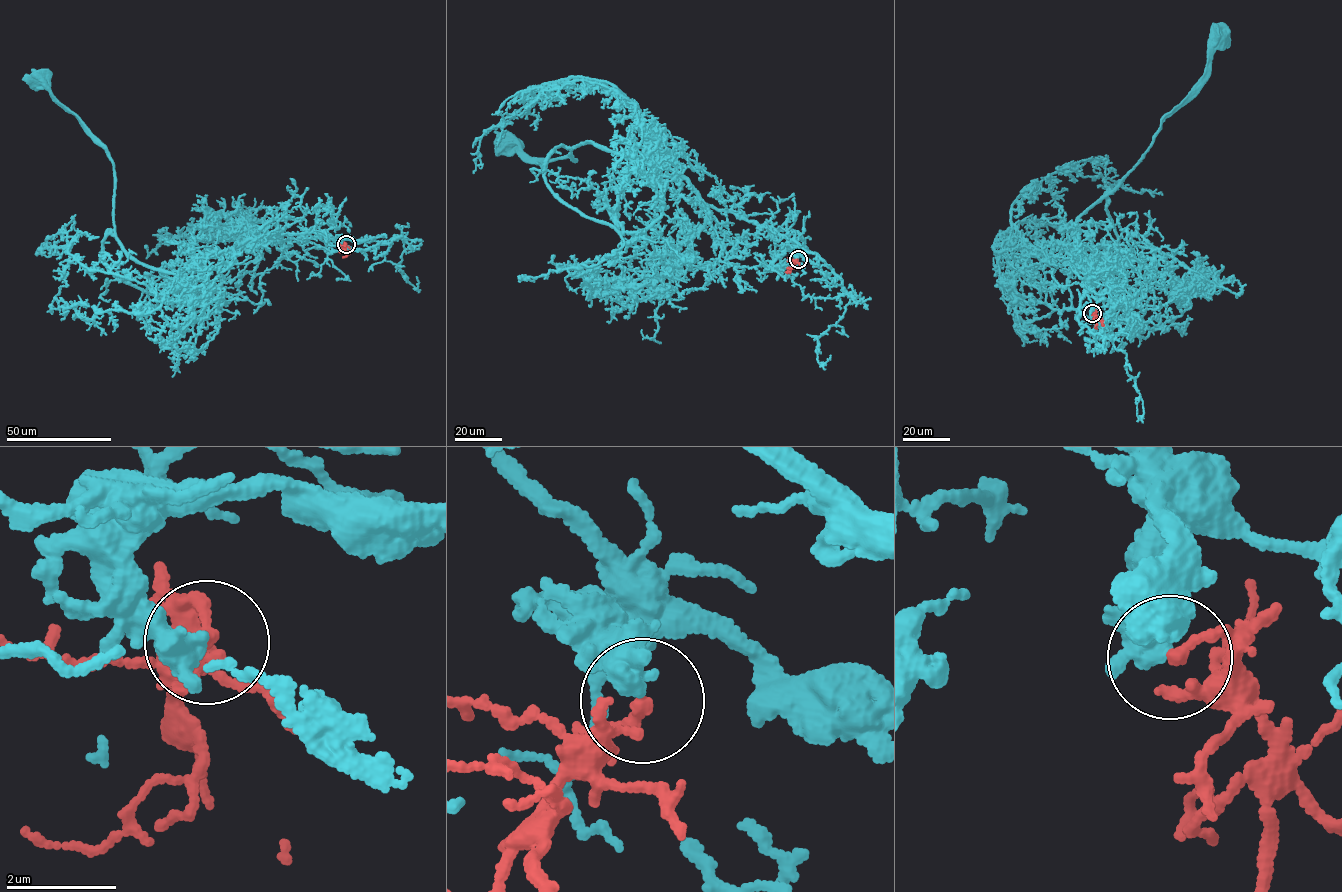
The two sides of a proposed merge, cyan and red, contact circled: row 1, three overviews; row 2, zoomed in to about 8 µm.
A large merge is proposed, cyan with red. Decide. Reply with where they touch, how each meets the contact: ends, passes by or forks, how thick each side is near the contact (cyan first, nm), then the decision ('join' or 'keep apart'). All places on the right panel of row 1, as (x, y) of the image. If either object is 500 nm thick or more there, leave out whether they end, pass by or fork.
(1092, 313) | 550/220 nm | join

